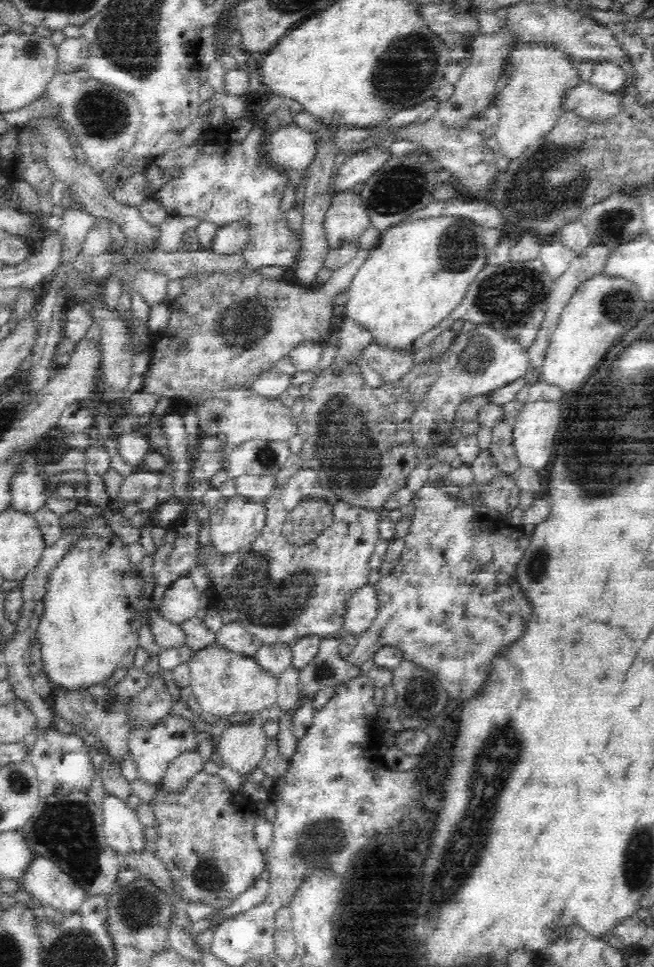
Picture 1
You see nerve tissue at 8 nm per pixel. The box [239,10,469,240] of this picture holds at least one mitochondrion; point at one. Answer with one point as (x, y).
(407, 69)

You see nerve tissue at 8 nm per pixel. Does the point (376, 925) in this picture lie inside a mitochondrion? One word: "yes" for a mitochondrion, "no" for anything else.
no

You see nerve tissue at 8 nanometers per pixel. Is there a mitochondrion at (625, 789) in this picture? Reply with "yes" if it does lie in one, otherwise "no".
no

